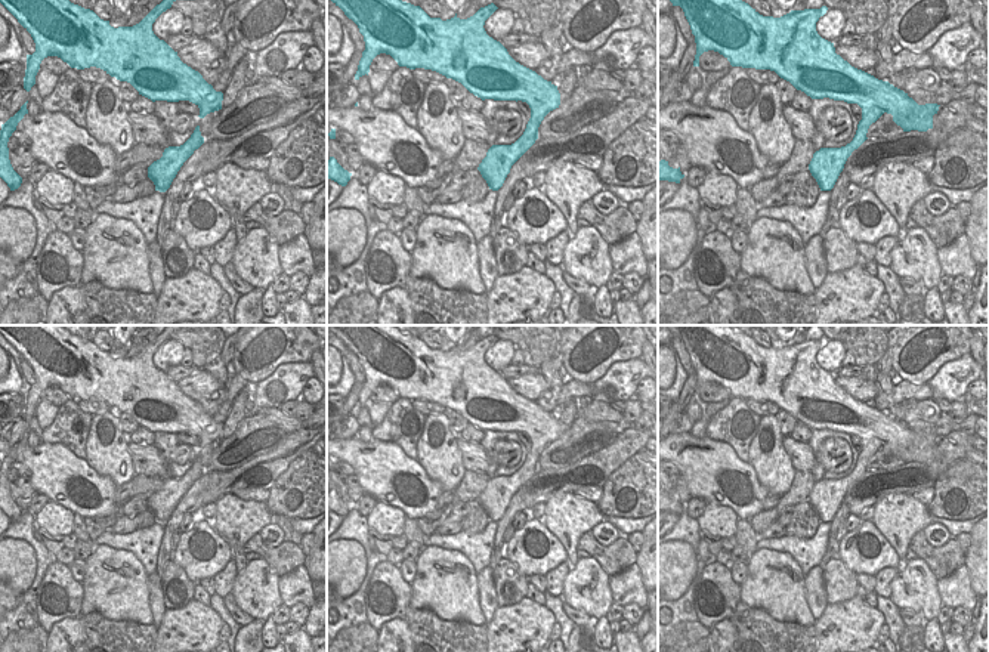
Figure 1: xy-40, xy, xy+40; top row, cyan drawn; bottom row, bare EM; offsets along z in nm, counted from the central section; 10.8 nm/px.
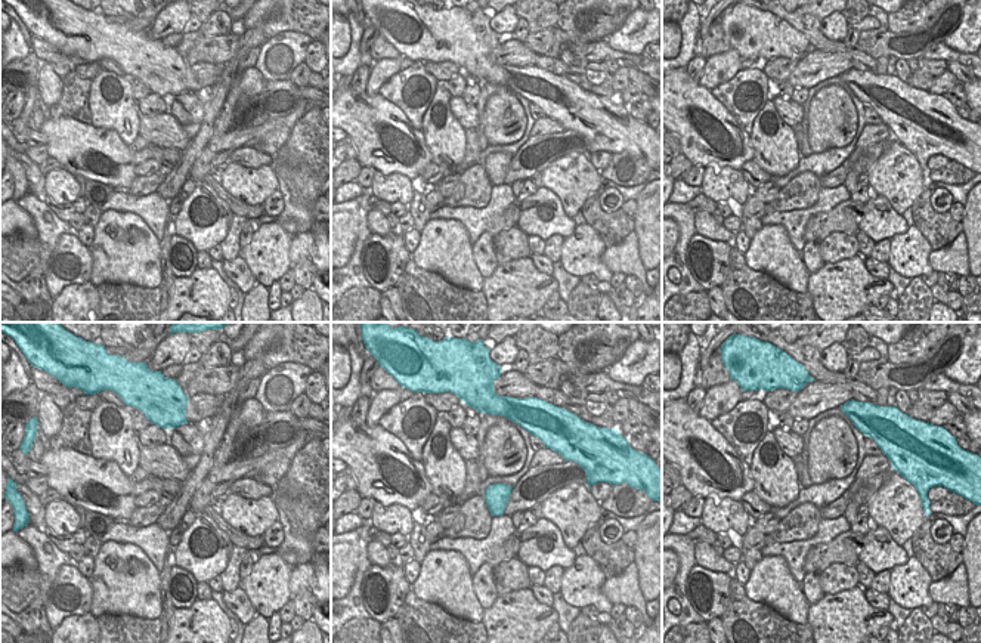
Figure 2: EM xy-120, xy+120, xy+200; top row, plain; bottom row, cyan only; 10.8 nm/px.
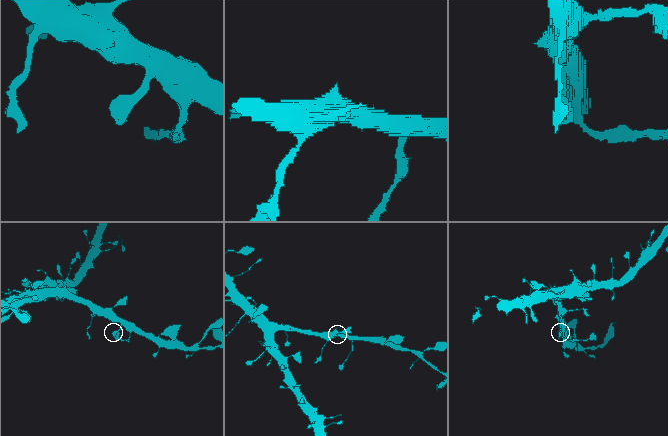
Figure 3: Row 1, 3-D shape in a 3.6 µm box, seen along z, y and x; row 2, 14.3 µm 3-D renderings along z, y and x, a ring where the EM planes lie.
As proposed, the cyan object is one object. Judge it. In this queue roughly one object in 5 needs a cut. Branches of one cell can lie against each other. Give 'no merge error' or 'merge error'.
no merge error

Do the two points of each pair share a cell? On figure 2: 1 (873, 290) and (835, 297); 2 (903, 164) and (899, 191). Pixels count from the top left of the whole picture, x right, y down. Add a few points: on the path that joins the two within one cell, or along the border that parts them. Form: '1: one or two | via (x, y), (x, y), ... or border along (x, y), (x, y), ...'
1: one | via (865, 291), (844, 291)
2: one | via (897, 170), (899, 185)

